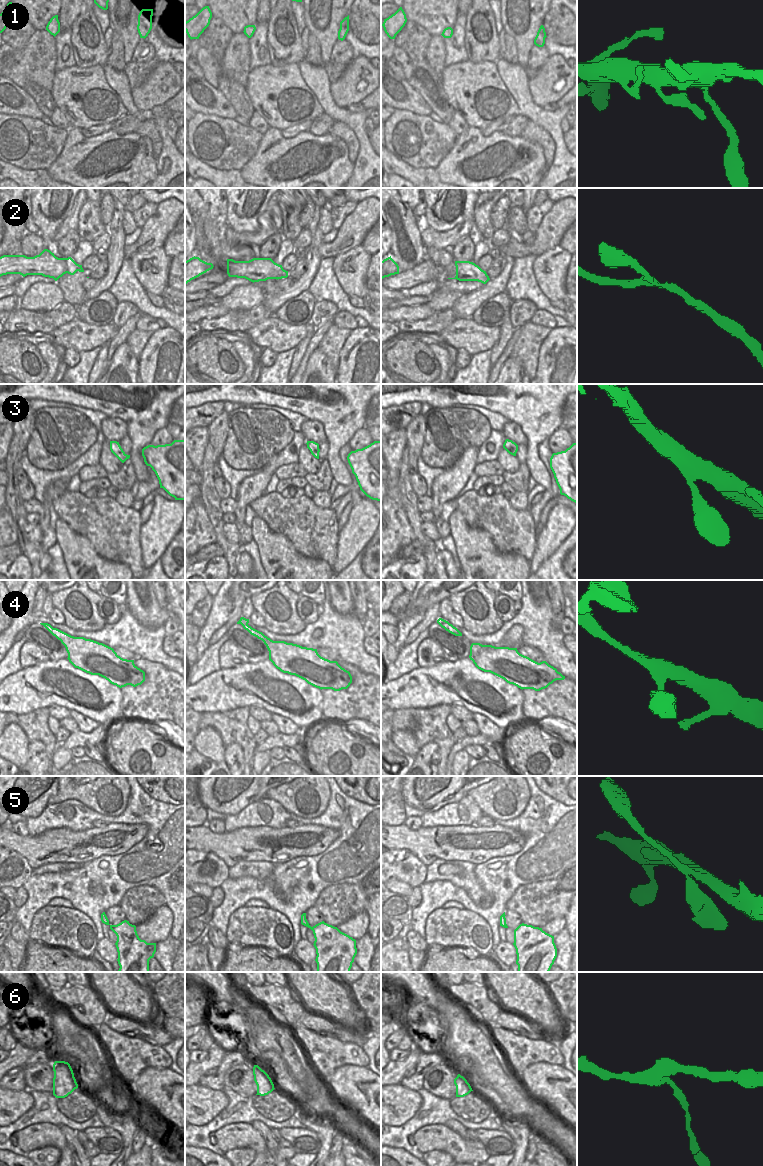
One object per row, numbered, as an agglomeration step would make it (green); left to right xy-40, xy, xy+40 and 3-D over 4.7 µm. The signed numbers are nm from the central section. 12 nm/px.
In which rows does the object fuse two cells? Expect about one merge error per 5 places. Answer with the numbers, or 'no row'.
no row

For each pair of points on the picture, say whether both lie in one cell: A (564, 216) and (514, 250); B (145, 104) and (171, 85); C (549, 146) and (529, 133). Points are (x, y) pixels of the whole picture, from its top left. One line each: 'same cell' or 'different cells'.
A: same cell
B: same cell
C: same cell

